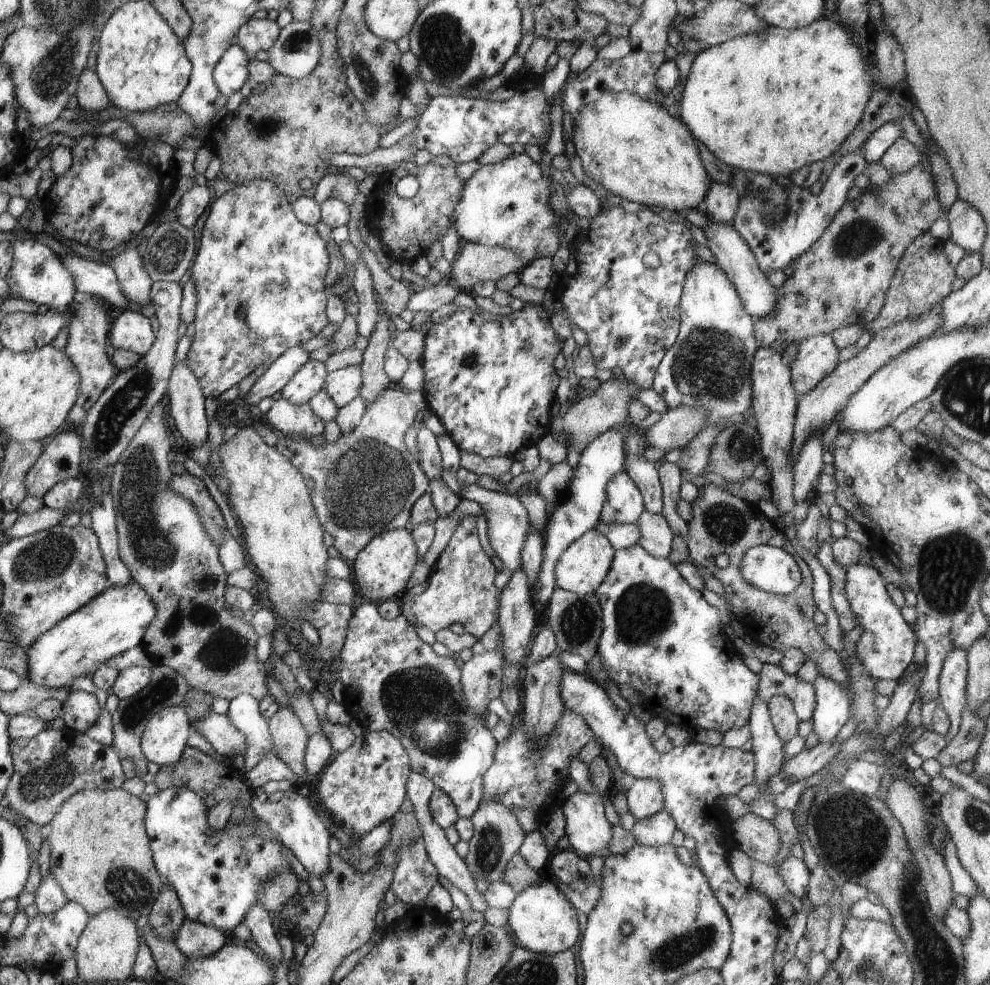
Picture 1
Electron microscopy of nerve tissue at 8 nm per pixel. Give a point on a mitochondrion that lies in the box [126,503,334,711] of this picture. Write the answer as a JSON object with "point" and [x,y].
{"point":[230,652]}

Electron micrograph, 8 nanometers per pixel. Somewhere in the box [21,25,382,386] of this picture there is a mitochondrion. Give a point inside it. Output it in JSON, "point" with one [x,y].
{"point":[52,73]}

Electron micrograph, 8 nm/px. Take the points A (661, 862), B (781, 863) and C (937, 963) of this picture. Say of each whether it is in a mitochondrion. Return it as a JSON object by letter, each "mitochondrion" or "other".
{"A":"other","B":"other","C":"mitochondrion"}

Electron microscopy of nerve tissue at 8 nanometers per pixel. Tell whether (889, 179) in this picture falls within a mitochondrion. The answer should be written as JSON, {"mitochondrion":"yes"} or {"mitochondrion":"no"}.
{"mitochondrion":"no"}

